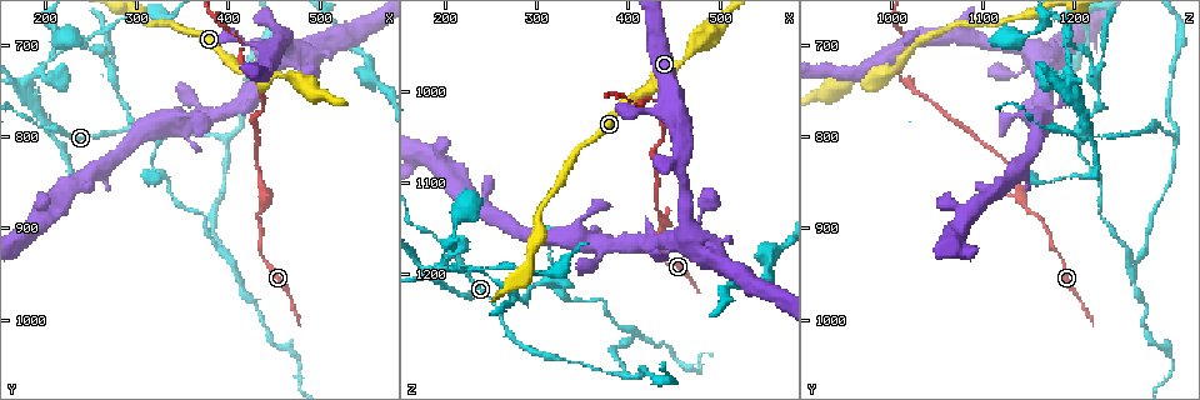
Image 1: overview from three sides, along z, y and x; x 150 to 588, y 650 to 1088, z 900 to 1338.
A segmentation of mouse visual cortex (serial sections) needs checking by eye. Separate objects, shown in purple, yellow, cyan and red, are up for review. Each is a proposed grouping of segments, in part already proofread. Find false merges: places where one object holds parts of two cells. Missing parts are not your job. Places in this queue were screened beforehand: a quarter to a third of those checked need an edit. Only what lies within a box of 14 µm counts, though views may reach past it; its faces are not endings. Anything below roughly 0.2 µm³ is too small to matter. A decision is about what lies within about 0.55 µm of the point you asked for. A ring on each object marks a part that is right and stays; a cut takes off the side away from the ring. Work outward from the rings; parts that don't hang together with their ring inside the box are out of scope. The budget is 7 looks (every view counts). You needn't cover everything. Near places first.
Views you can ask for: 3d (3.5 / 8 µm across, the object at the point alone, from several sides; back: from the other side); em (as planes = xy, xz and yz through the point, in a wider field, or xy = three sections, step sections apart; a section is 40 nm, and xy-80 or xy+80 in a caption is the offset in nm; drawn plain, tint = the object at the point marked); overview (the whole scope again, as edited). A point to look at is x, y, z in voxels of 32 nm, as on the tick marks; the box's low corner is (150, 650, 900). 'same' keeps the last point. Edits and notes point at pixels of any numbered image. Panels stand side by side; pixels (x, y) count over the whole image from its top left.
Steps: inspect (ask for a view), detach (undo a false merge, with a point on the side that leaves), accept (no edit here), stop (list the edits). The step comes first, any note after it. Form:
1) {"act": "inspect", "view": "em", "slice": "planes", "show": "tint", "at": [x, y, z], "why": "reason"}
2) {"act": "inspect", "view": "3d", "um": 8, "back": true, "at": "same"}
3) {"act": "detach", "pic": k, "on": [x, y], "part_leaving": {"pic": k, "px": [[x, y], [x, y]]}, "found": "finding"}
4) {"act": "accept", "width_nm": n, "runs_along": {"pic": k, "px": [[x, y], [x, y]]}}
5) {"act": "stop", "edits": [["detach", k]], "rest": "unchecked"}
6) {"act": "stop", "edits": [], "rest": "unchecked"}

{"act": "inspect", "view": "3d", "um": 3.5, "at": [435, 845, 1135], "why": "sudden change in width"}

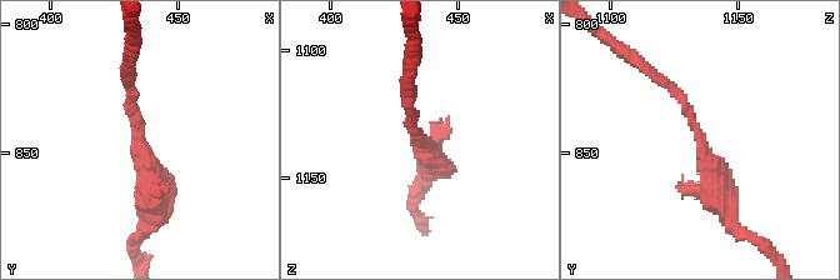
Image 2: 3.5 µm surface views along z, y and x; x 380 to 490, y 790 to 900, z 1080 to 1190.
{"act": "inspect", "view": "em", "slice": "planes", "show": "tint", "at": [436, 846, 1136], "arm_widths_nm": [150, 350]}

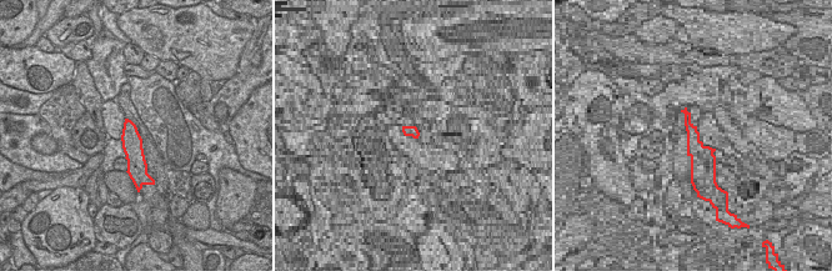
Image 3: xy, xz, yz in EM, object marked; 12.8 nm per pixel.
{"act": "accept", "found": "all the same cell"}

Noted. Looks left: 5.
{"act": "inspect", "view": "3d", "um": 3.5, "at": [390, 800, 1315], "why": "sharp bend"}

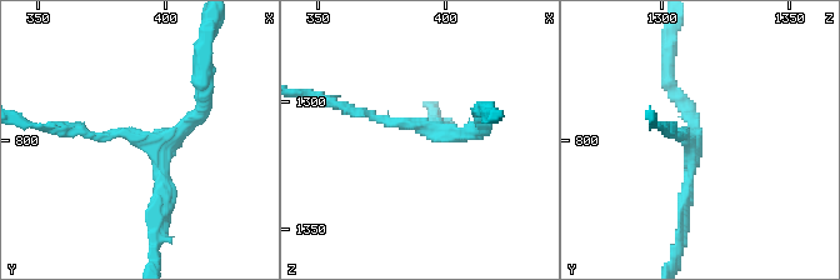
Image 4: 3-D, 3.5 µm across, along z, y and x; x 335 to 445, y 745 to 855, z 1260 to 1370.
{"act": "inspect", "view": "em", "slice": "xy", "step": 2, "show": "plain", "at": [394, 802, 1312], "arms": 3, "arm_widths_nm": [100, 150, 200], "why": "now the EM"}

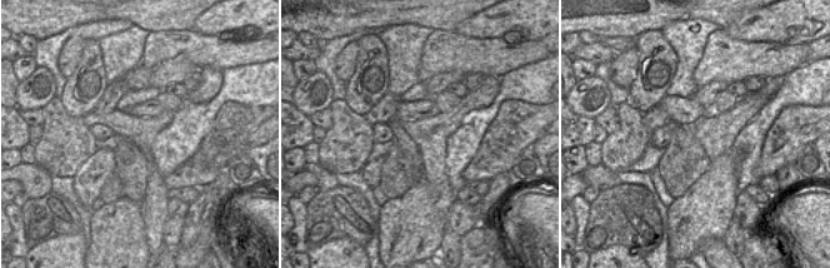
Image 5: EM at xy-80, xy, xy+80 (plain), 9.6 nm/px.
{"act": "inspect", "view": "em", "slice": "xy", "step": 2, "show": "tint", "at": "same", "why": "where the object lies"}

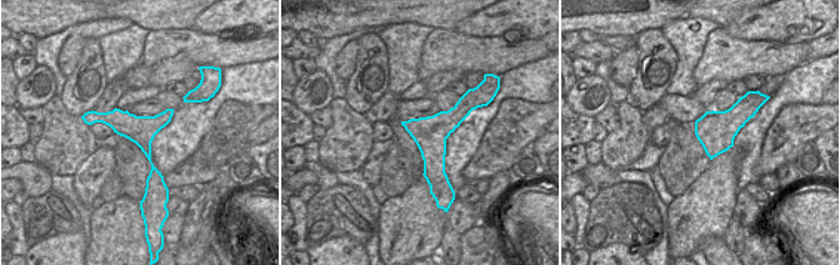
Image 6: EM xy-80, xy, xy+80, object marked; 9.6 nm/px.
{"act": "accept", "runs_along": {"pic": 4, "px": [[76, 130], [134, 134], [153, 149], [156, 226]]}, "found": "one cell here"}

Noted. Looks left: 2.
{"act": "inspect", "view": "3d", "um": 3.5, "back": true, "at": [410, 935, 1270], "why": "three arms meet"}

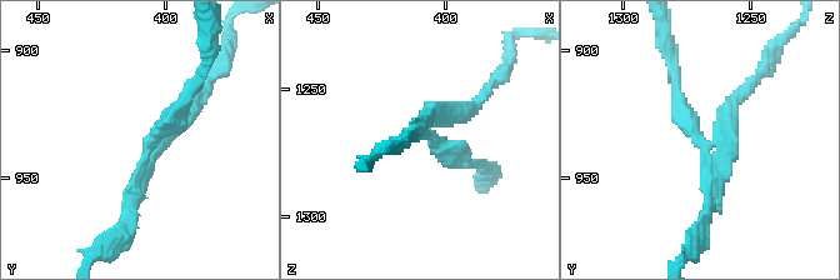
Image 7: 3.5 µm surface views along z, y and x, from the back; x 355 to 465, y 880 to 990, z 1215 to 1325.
{"act": "inspect", "view": "em", "slice": "xy", "step": 2, "show": "tint", "at": [405, 937, 1269], "why": "shape alone is not enough"}

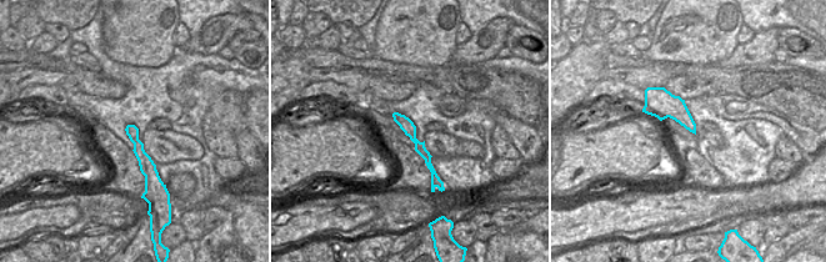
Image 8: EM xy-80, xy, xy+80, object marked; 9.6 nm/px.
{"act": "detach", "pic": 7, "on": [469, 110], "part_leaving": {"pic": 7, "px": [[434, 121], [473, 106], [504, 70]]}, "found": "two cells meet here"}

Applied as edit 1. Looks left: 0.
{"act": "stop", "edits": [["detach", 7]], "rest": "unchecked"}

